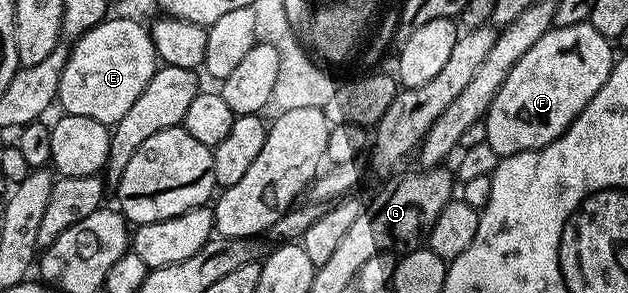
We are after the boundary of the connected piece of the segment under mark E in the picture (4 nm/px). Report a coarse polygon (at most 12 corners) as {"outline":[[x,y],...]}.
{"outline":[[145,23],[73,41],[57,103],[116,125],[160,61]]}

